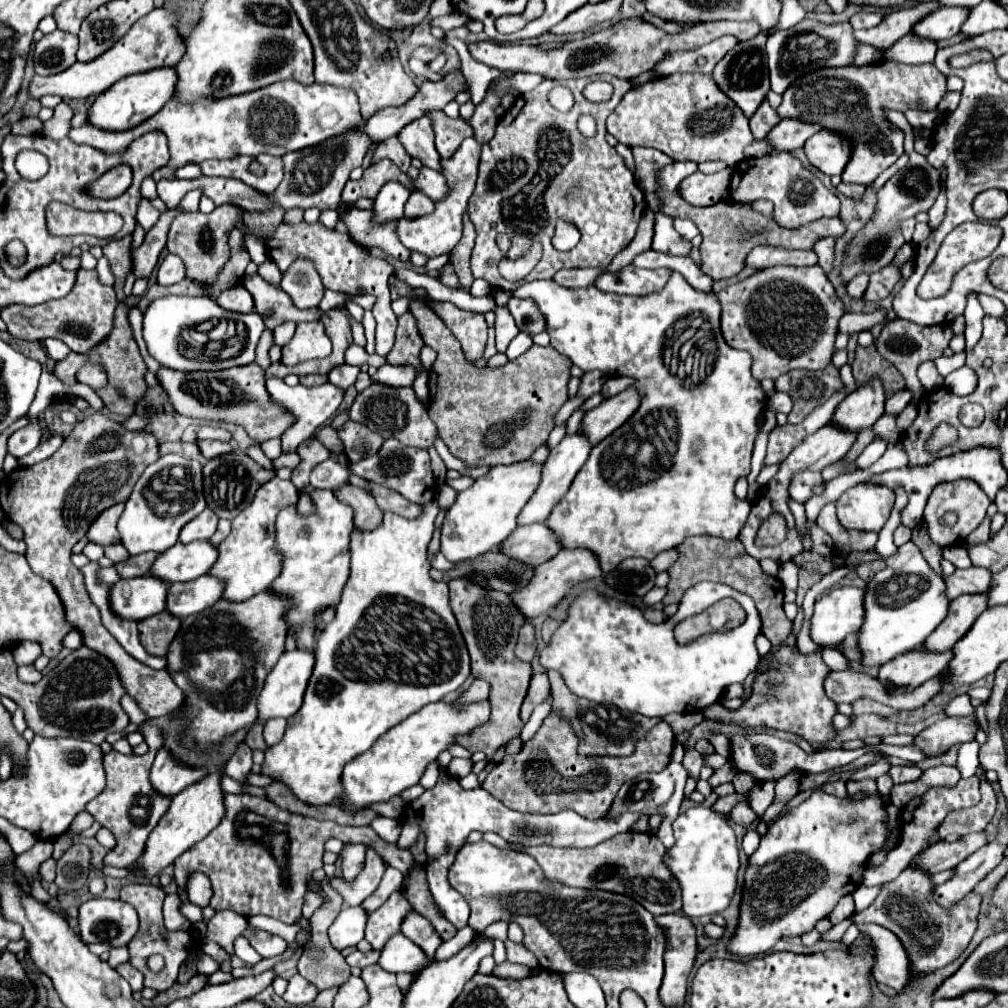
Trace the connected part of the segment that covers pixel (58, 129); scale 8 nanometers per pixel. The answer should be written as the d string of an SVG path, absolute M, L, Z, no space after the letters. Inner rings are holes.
M59 103L55 107L53 117L43 125L43 135L51 137L51 139L63 139L69 133L69 119L71 119L73 111L67 103Z

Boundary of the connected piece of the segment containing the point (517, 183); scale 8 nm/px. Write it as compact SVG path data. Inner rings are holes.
M603 75L601 81L613 85L613 97L603 103L591 103L583 97L583 89L591 81L593 79L571 79L561 83L569 87L575 97L575 105L567 113L561 113L549 105L549 91L559 85L557 81L543 81L533 91L521 93L513 107L505 111L497 123L495 137L483 145L477 187L467 205L469 219L477 231L471 255L471 273L473 277L485 279L495 289L513 291L521 285L521 281L513 283L503 279L499 273L499 263L501 259L523 257L535 241L543 245L543 257L523 279L525 283L533 279L551 279L559 269L569 267L605 269L635 237L639 217L645 209L645 195L639 189L635 175L625 167L615 147L611 147L605 139L605 121L623 95L631 89L631 83ZM581 115L591 115L597 121L595 137L587 139L579 133L577 119ZM553 139L559 141L563 155L567 157L553 157ZM551 165L553 173L549 173ZM557 219L567 219L581 233L579 245L571 251L557 251L551 243ZM501 233L507 233L511 239L511 249L507 253L497 247L497 237Z

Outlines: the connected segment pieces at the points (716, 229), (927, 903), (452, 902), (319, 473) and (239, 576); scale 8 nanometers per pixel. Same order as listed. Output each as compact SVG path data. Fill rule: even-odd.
M659 193L661 199L661 209L663 213L669 213L671 217L681 217L681 219L691 219L697 227L699 233L703 235L701 243L701 269L713 277L713 279L723 279L737 275L745 267L745 255L751 251L755 245L781 245L789 249L811 249L813 241L819 237L841 237L845 227L839 217L833 219L817 219L801 229L781 229L775 221L761 217L759 213L751 213L749 209L743 209L735 201L719 201L717 205L711 207L693 207L687 201L683 201L677 193Z
M905 869L895 881L887 883L881 895L869 905L869 909L851 915L853 925L861 923L877 923L881 927L891 929L905 945L911 965L913 965L913 979L911 983L917 981L921 973L935 971L953 959L957 959L965 947L969 945L975 929L977 929L977 915L981 909L981 895L975 891L969 893L959 905L953 907L951 913L945 913L937 903L931 899L931 881L925 873L917 869Z
M669 763L663 771L659 773L641 773L629 781L623 783L619 789L611 809L599 817L599 819L587 819L581 817L579 813L571 809L563 809L557 813L521 813L505 807L501 801L491 797L485 789L473 789L465 791L457 779L453 779L445 769L439 765L439 781L433 789L427 789L417 801L411 801L405 811L405 821L407 823L417 823L421 831L425 833L425 853L427 853L427 863L425 863L425 873L427 873L427 883L429 891L435 897L437 905L443 909L447 921L451 921L457 929L463 929L469 919L469 905L467 901L447 883L447 869L453 863L455 853L463 847L467 841L467 835L471 831L493 831L501 835L507 843L511 845L521 845L521 847L537 847L537 845L553 845L553 847L579 847L579 849L589 849L599 845L601 841L607 841L619 833L631 831L635 821L639 821L641 815L653 815L659 813L663 817L657 837L661 843L669 849L675 839L673 839L673 821L679 815L679 807L683 801L683 787L687 783L689 771L681 763Z
M329 457L329 459L323 461L321 465L315 465L315 467L313 467L313 473L311 473L311 487L335 489L335 487L345 485L345 483L349 483L347 471L345 471L333 457Z
M273 477L265 485L261 485L261 489L257 489L251 505L245 507L231 521L231 533L219 545L219 557L213 569L209 569L211 577L219 577L221 581L225 581L223 599L247 601L249 597L263 593L271 585L271 581L279 575L281 557L275 549L275 517L281 509L295 505L297 499L299 493L291 481Z

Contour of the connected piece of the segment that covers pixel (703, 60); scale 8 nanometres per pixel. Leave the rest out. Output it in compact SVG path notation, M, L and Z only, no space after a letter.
M721 37L693 51L681 51L667 55L661 65L653 71L657 75L673 75L673 73L711 73L717 61L737 45L735 37Z

